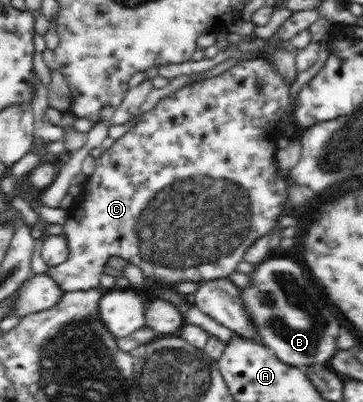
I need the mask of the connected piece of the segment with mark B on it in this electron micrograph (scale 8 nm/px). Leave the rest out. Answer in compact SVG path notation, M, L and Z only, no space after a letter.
M269 257L256 265L255 271L250 274L250 286L240 288L240 291L246 313L250 315L254 331L258 333L259 342L272 349L284 364L299 368L328 365L330 358L336 354L336 350L339 350L336 340L340 332L340 320L326 306L320 292L316 290L316 284L312 290L312 282L304 276L304 270L287 257Z

